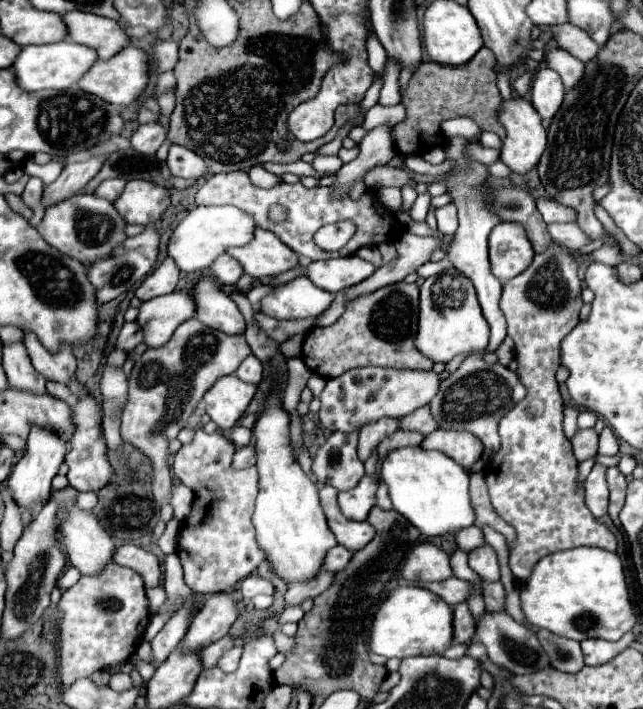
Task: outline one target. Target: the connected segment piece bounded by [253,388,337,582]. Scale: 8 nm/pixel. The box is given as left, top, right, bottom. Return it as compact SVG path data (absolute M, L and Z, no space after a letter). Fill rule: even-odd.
M271 388L265 396L265 408L253 426L253 436L259 470L259 496L253 512L257 542L265 550L267 562L281 580L309 580L321 570L327 550L337 546L337 540L327 526L315 482L307 478L299 462L293 458L289 414L281 406L279 388Z

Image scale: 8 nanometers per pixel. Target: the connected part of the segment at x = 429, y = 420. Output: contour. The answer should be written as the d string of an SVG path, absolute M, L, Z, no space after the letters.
M429 406L419 408L411 414L407 414L405 418L399 420L399 428L401 430L413 430L413 432L421 432L421 434L429 434L433 430L437 430L437 424L433 422L433 416L429 414Z

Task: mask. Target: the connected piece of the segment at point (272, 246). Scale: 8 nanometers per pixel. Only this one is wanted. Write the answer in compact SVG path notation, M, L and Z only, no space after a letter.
M257 228L257 234L249 246L229 248L227 254L237 258L243 268L253 268L245 270L245 274L253 278L273 278L299 266L299 256L273 232L263 228Z

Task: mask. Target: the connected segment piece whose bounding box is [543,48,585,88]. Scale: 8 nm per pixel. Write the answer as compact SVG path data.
M553 48L545 52L543 62L555 72L559 72L565 88L573 88L581 80L581 74L585 74L585 66L581 64L581 60L563 48Z

